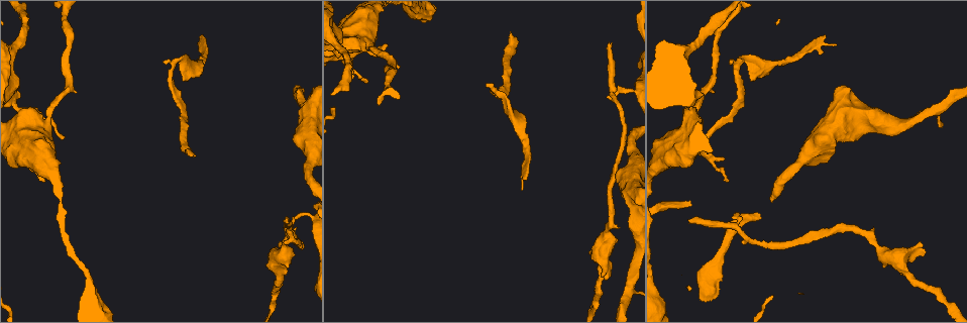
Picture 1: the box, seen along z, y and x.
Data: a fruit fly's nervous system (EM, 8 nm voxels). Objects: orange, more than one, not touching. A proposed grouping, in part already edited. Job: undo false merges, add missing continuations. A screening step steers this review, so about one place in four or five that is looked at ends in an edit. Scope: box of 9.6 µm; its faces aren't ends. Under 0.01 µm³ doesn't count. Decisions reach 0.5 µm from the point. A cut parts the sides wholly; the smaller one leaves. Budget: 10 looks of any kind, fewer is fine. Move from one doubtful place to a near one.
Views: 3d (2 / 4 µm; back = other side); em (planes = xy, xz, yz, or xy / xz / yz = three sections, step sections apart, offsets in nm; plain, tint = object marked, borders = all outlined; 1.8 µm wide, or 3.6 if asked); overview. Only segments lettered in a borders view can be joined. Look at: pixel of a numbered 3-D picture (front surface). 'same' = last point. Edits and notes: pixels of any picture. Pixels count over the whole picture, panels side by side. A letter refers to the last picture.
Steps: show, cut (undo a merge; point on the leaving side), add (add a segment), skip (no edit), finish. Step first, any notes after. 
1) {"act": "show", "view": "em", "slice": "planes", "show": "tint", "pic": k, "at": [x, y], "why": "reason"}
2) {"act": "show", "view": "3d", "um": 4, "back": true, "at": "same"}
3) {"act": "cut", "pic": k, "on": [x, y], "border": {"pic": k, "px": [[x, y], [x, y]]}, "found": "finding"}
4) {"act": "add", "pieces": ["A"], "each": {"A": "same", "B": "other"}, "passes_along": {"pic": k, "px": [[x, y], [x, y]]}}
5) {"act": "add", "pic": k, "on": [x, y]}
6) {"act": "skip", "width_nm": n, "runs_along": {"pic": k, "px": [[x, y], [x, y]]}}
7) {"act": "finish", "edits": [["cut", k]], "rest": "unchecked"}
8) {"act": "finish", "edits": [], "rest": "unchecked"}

{"act": "show", "view": "em", "slice": "planes", "show": "borders", "pic": 1, "at": [609, 42], "why": "free end"}

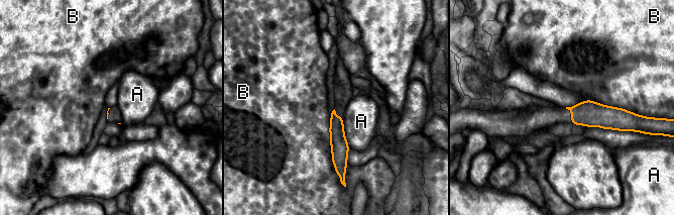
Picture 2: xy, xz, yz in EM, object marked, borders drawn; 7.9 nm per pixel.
{"act": "skip", "each": {"A": "other", "B": "other"}, "runs_along": {"pic": 2, "px": [[333, 115], [336, 122], [341, 170]]}, "found": "no lettered segment goes on from it"}

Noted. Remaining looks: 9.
{"act": "show", "view": "em", "slice": "planes", "show": "borders", "pic": 1, "at": [922, 250], "why": "an open end"}

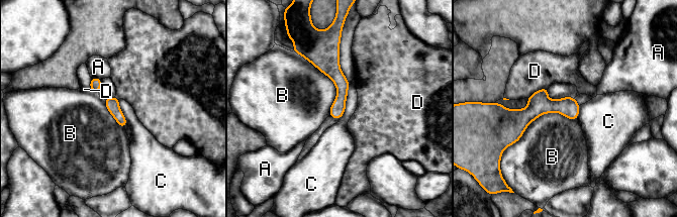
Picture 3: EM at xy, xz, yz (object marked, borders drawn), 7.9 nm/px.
{"act": "skip", "each": {"A": "other", "B": "other", "C": "other", "D": "other"}, "runs_along": {"pic": 3, "px": [[334, 44], [337, 116]]}, "found": "no lettered segment goes on from it"}

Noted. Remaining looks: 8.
{"act": "show", "view": "em", "slice": "planes", "show": "borders", "pic": 1, "at": [731, 60], "why": "branch stops here"}

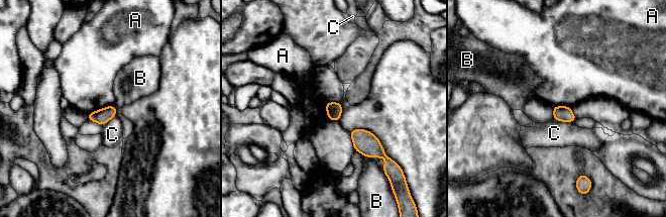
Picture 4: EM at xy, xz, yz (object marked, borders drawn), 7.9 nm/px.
{"act": "skip", "each": {"A": "other", "B": "other", "C": "other"}, "border": {"pic": 4, "px": [[113, 104], [88, 113]]}, "found": "no lettered segment goes on from it"}

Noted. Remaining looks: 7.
{"act": "show", "view": "3d", "um": 4, "pic": 1, "at": [522, 190], "why": "thin end"}

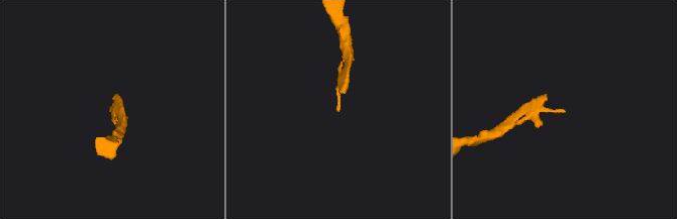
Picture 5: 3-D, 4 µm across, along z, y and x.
{"act": "show", "view": "em", "slice": "planes", "show": "borders", "pic": 5, "at": [338, 110], "why": "now the EM"}

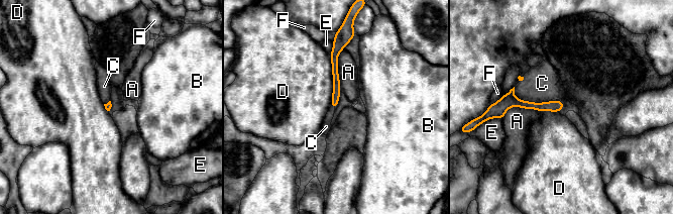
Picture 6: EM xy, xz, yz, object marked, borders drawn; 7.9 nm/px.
{"act": "add", "pieces": ["C"], "each": {"A": "other", "B": "other", "C": "same", "D": "other", "E": "other", "F": "other"}, "passes_along": {"pic": 6, "px": [[507, 101], [534, 102], [542, 83]]}, "found": "the neuron continues"}

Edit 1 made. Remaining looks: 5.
{"act": "finish", "edits": [["add", 6]], "rest": "unchecked"}

